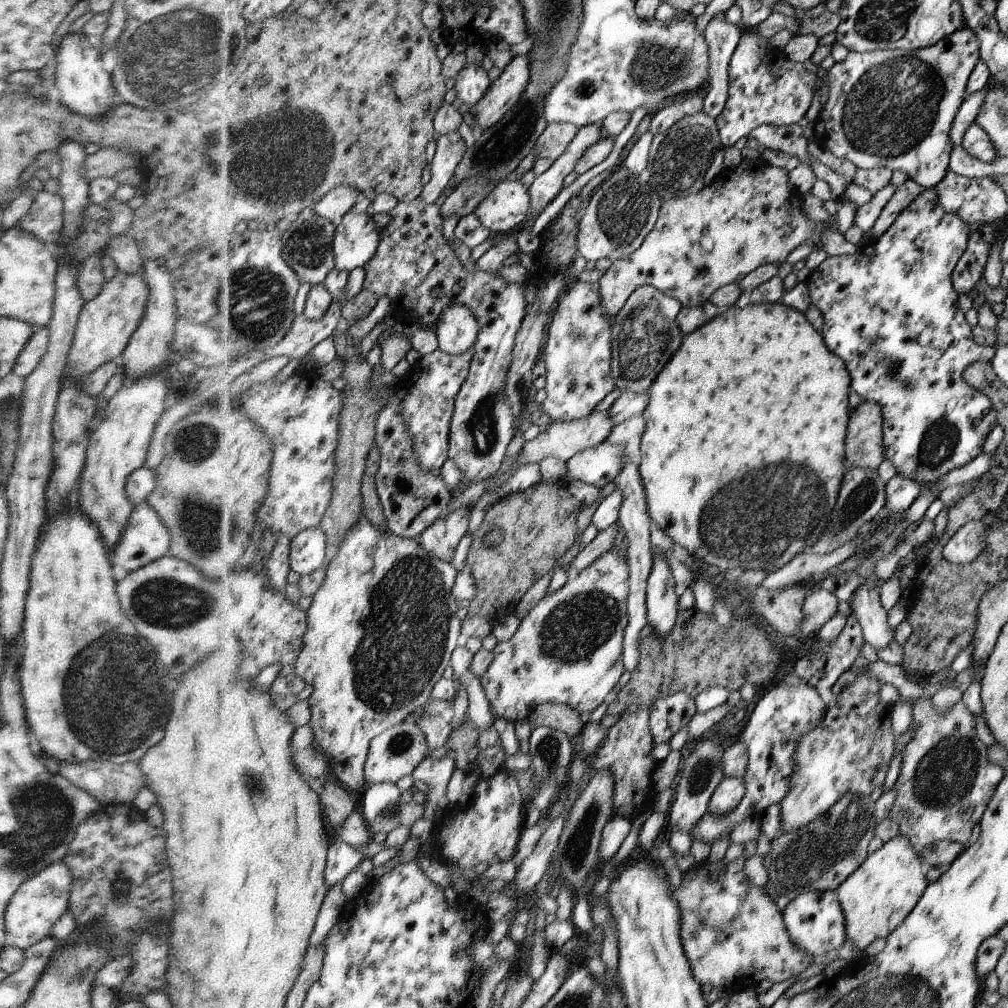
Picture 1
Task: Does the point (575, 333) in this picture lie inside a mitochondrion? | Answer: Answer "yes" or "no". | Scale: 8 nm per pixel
yes

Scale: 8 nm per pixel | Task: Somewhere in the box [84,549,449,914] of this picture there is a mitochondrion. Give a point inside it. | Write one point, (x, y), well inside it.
(166, 603)

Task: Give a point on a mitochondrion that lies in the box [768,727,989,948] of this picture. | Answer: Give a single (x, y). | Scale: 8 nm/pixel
(946, 774)

